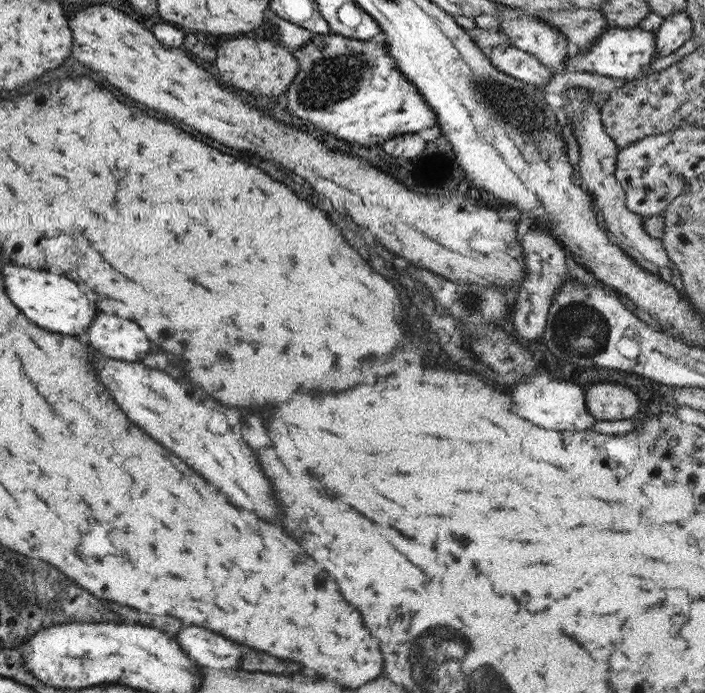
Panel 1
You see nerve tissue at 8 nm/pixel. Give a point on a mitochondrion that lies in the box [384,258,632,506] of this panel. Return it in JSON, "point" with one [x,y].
{"point":[577,327]}

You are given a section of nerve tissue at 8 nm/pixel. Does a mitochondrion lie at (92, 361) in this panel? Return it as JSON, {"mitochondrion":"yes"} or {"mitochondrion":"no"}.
{"mitochondrion":"no"}

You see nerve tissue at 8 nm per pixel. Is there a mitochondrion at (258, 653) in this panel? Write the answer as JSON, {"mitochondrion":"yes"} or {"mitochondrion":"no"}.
{"mitochondrion":"no"}

